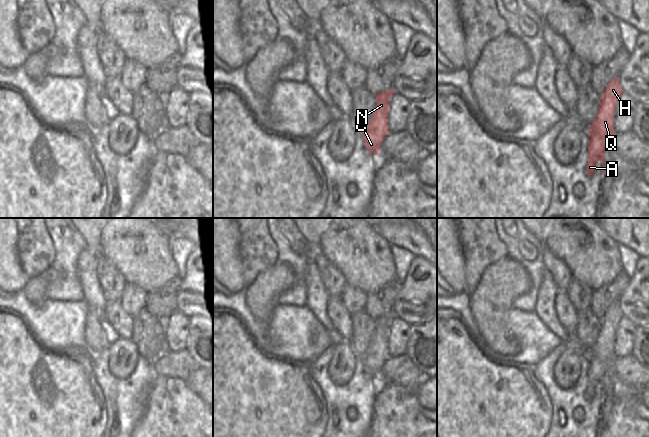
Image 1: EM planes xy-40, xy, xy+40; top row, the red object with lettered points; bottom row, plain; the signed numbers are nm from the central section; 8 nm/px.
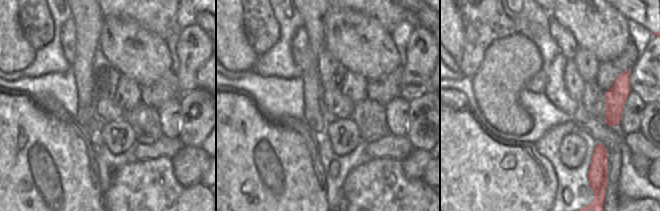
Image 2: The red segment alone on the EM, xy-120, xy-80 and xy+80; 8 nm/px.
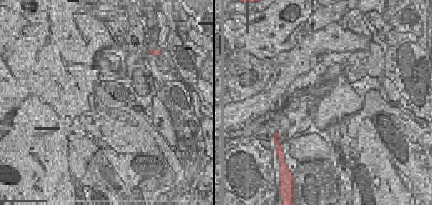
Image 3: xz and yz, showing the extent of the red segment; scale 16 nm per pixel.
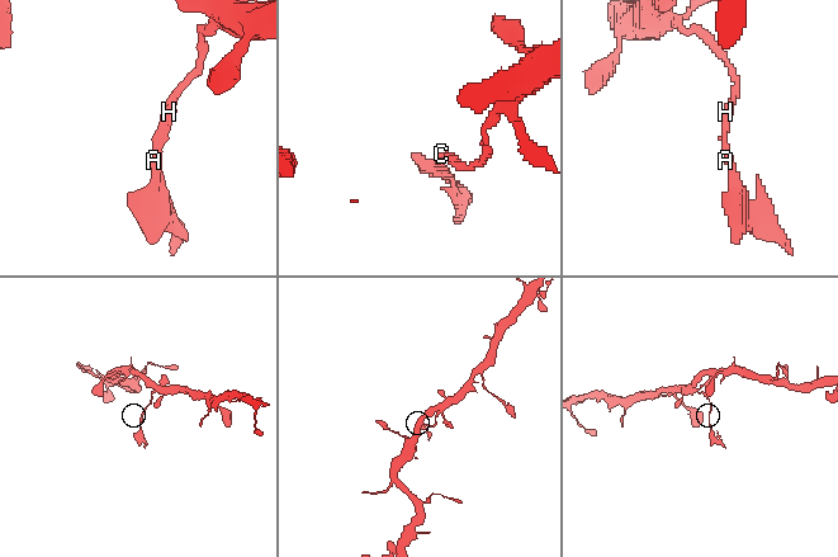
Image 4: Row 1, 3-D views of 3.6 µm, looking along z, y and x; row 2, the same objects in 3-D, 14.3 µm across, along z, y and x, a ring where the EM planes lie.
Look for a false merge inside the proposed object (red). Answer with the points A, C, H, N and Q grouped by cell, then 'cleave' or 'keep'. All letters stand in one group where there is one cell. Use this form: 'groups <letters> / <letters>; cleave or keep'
groups A C / H N Q; cleave

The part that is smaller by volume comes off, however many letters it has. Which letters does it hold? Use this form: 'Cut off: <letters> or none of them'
Cut off: A, C

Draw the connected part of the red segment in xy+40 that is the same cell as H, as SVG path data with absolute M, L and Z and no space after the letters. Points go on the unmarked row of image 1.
M618 301L612 303L600 319L600 330L590 353L597 359L609 357L610 362L616 358L614 354L614 336L618 322L623 318Z

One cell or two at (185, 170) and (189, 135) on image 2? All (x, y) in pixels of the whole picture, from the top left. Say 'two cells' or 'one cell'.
two cells

